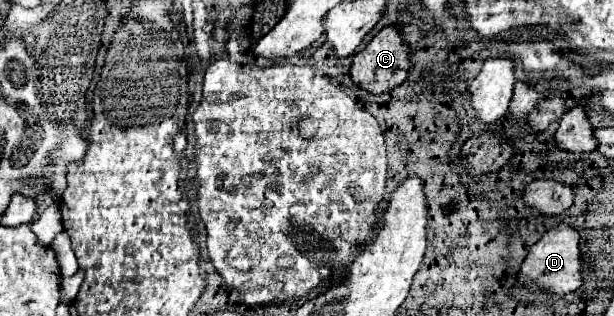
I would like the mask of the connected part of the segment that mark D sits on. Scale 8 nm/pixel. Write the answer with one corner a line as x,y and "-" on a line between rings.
559,223
557,227
549,229
539,243
535,243
523,263
521,281
529,281
531,289
547,289
559,297
579,289
583,285
583,257
581,257
581,247
579,247
579,229
573,225

